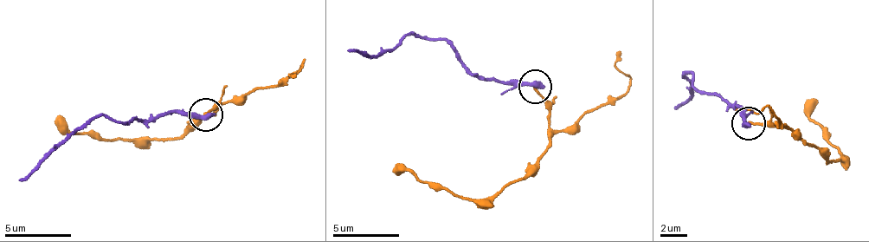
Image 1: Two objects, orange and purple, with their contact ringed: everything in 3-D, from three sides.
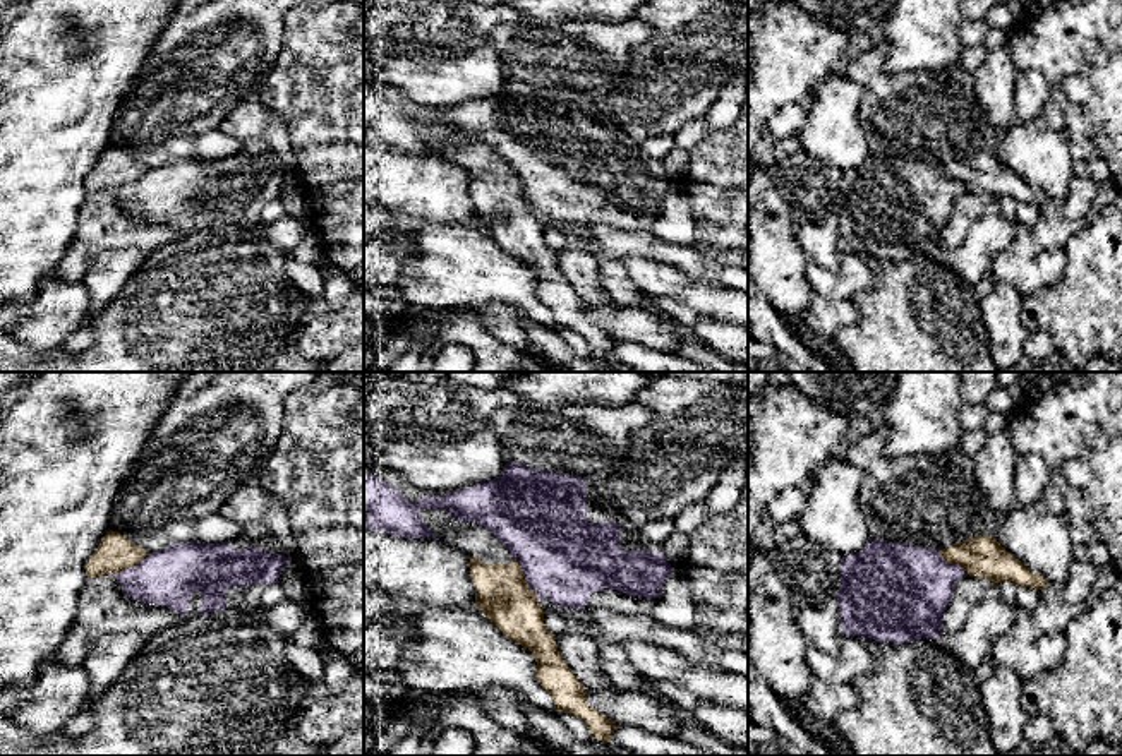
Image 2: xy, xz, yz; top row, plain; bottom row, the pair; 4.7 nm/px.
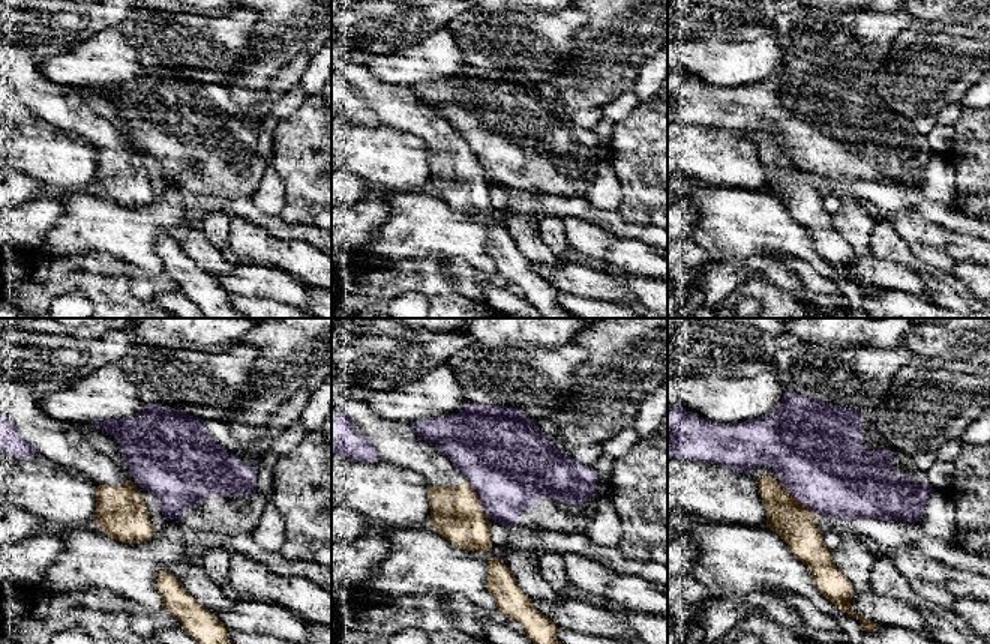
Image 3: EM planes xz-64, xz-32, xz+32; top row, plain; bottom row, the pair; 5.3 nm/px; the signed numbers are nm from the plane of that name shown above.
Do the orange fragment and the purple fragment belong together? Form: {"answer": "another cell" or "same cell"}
{"answer": "another cell"}

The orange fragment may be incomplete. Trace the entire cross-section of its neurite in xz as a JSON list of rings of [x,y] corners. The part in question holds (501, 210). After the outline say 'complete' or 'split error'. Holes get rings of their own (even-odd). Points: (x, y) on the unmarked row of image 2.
[[[443,123],[422,125],[419,130],[439,156],[470,173],[475,223],[504,252],[532,267],[537,297],[551,310],[554,324],[582,334],[592,355],[609,358],[616,339],[587,319],[585,302],[558,267],[537,211],[510,166],[487,144],[463,139]]] | split error

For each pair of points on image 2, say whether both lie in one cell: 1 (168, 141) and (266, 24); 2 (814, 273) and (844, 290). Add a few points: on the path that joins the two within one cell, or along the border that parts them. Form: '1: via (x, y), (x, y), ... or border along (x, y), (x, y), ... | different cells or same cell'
1: via (179, 112), (237, 54) | same cell
2: via (820, 280), (838, 285) | same cell

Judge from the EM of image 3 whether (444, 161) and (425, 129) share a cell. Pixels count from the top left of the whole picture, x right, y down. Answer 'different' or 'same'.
same

